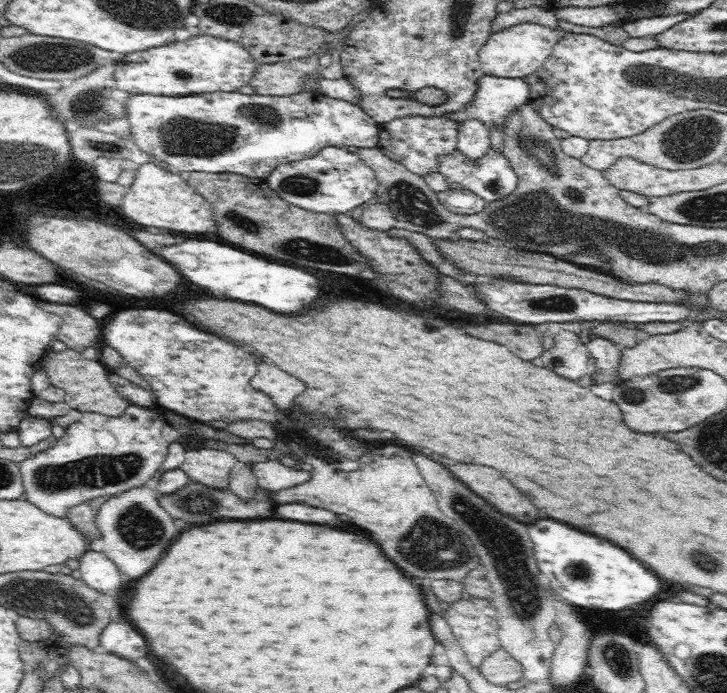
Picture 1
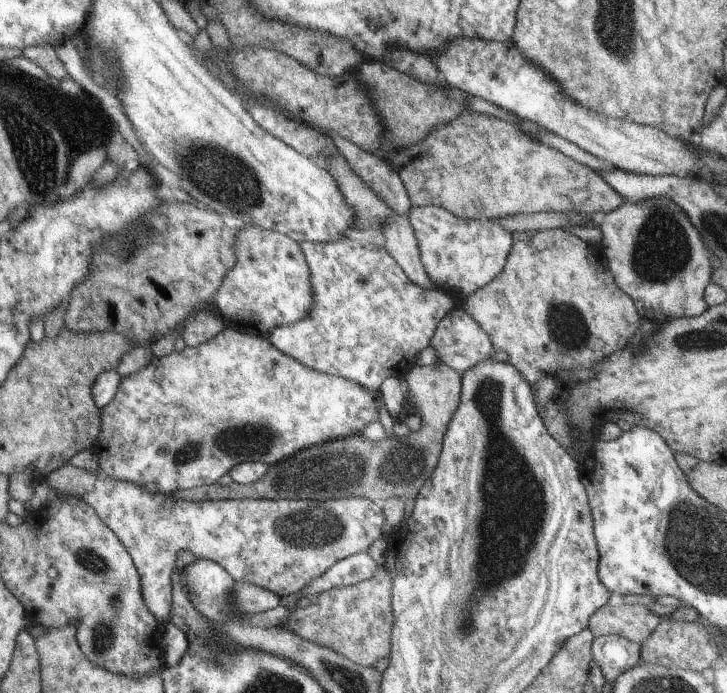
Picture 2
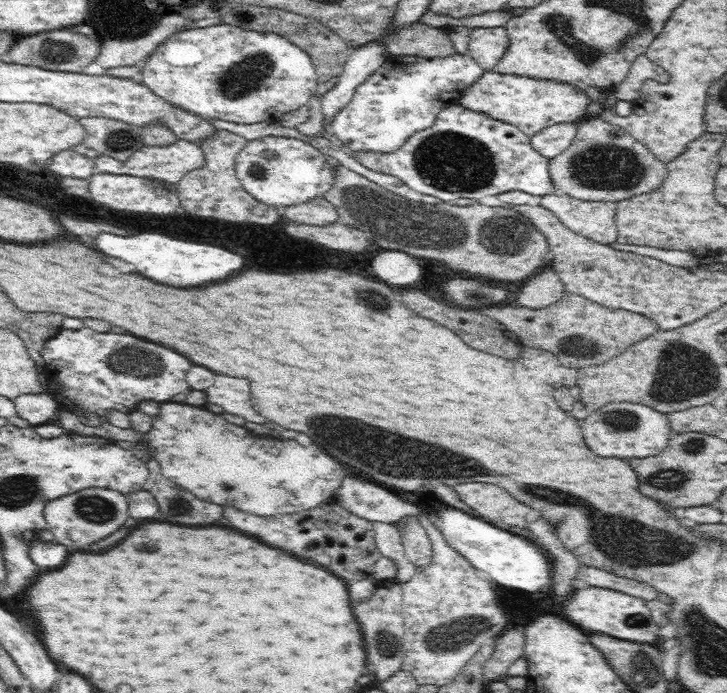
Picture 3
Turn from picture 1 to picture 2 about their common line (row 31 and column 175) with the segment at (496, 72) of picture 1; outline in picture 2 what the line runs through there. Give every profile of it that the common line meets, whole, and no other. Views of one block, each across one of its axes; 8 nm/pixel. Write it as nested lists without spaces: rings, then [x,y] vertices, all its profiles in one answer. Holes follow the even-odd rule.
[[[69,463],[54,470],[47,478],[47,484],[57,493],[84,500],[98,512],[101,519],[117,534],[126,546],[141,577],[142,597],[147,608],[159,622],[167,623],[171,606],[171,585],[167,576],[173,567],[174,556],[179,550],[189,550],[196,559],[207,559],[222,565],[233,577],[234,582],[253,584],[274,592],[275,596],[287,596],[297,592],[311,580],[329,571],[339,560],[352,554],[366,552],[376,538],[381,537],[385,514],[381,504],[363,497],[308,500],[269,499],[197,499],[177,500],[171,493],[147,492],[139,484],[117,480],[103,469],[87,471]]]

